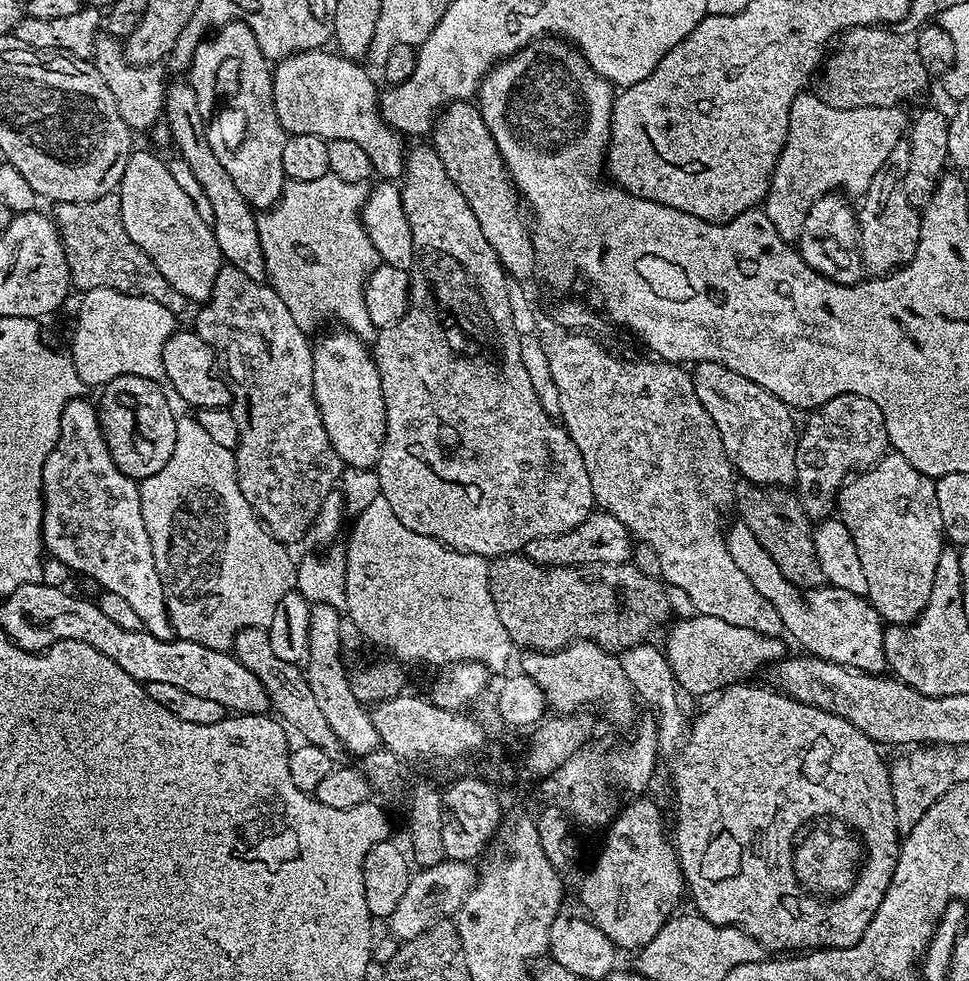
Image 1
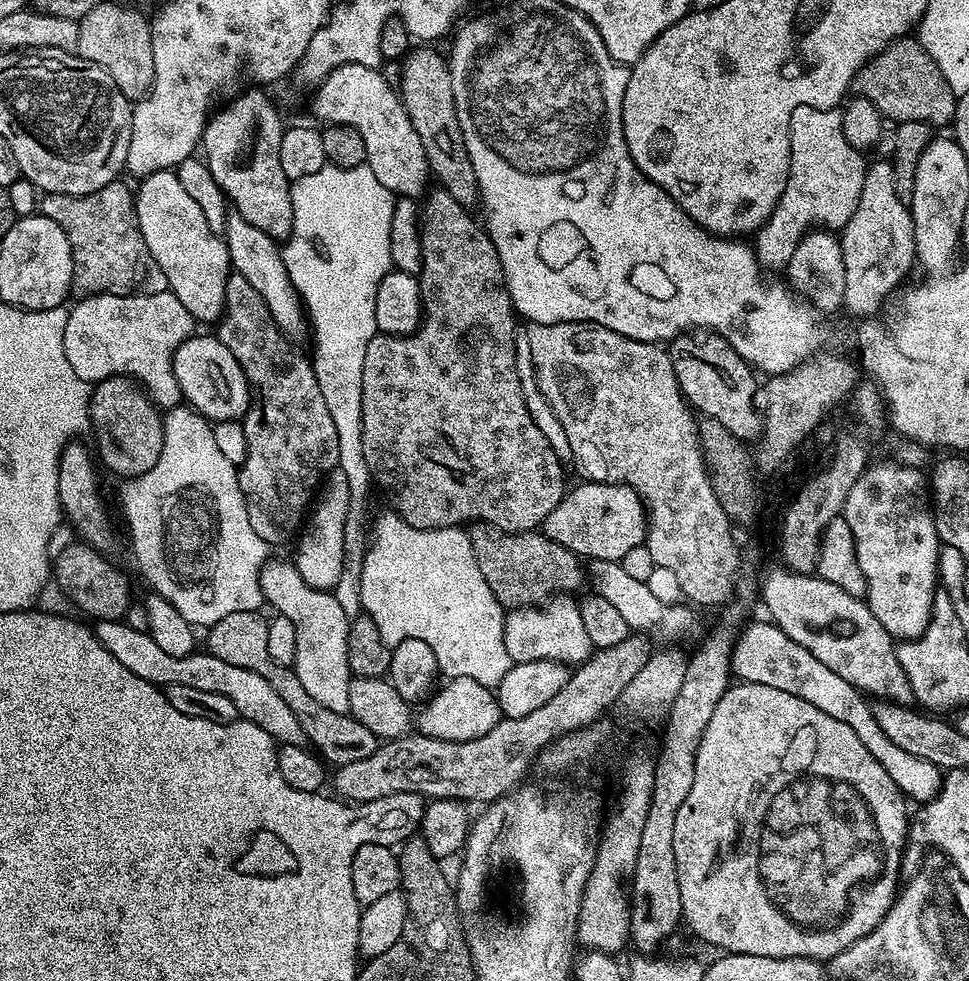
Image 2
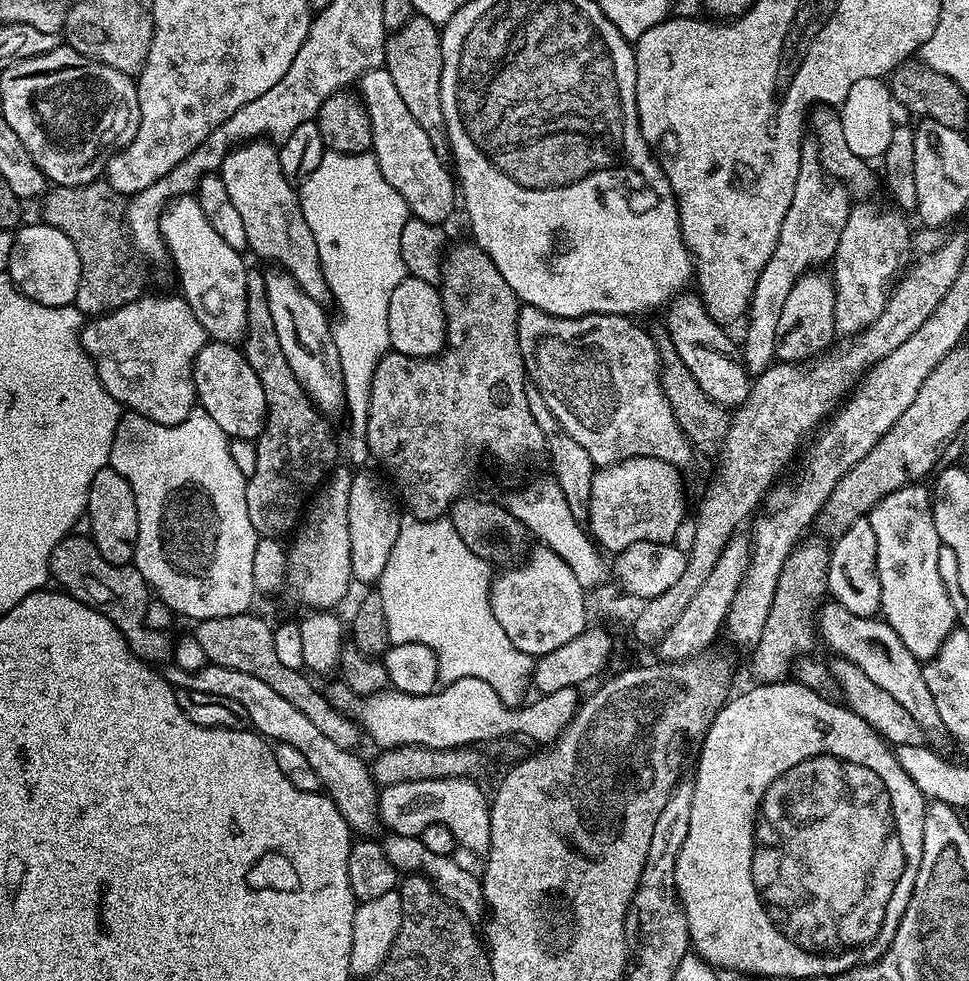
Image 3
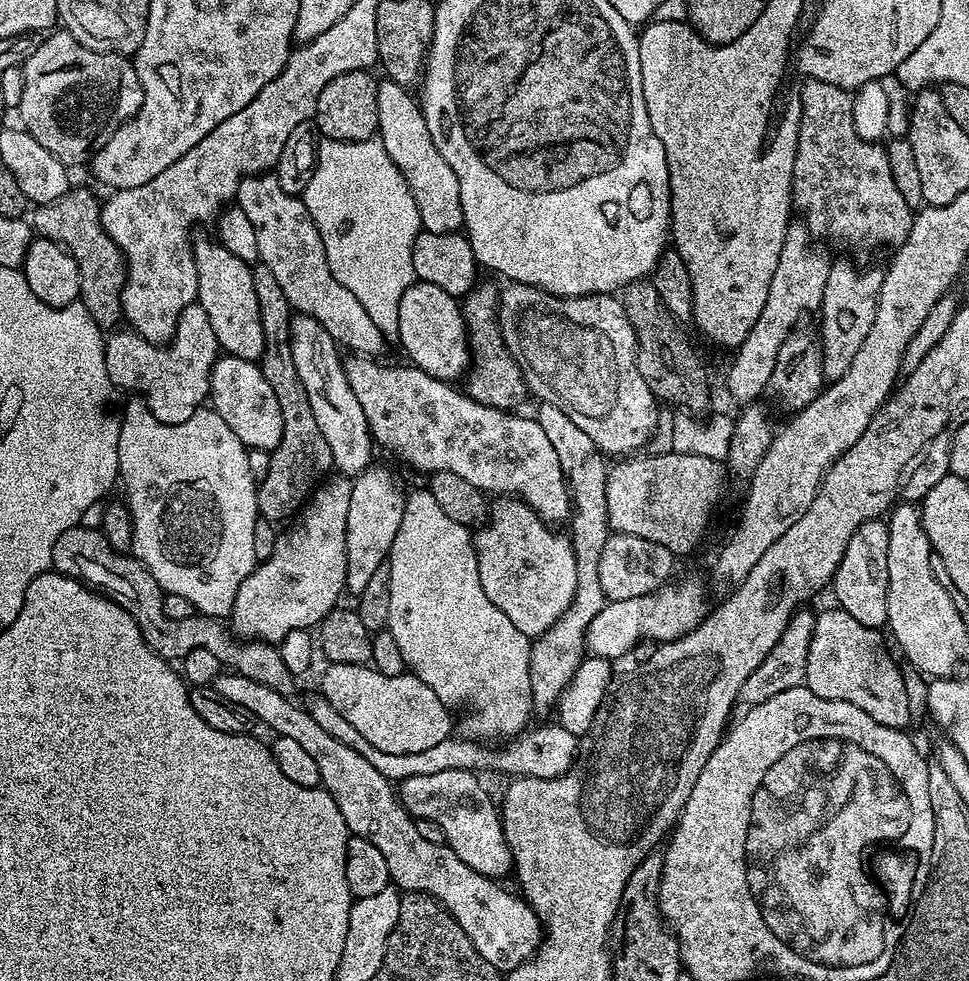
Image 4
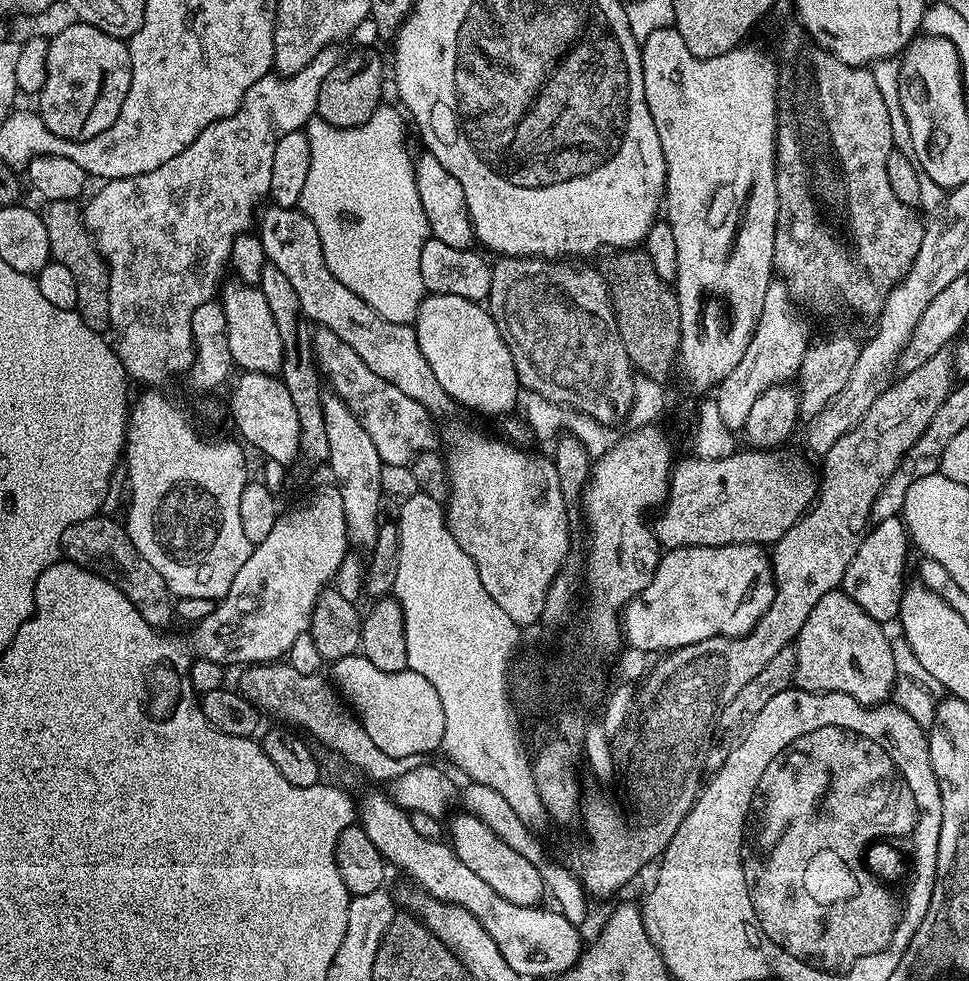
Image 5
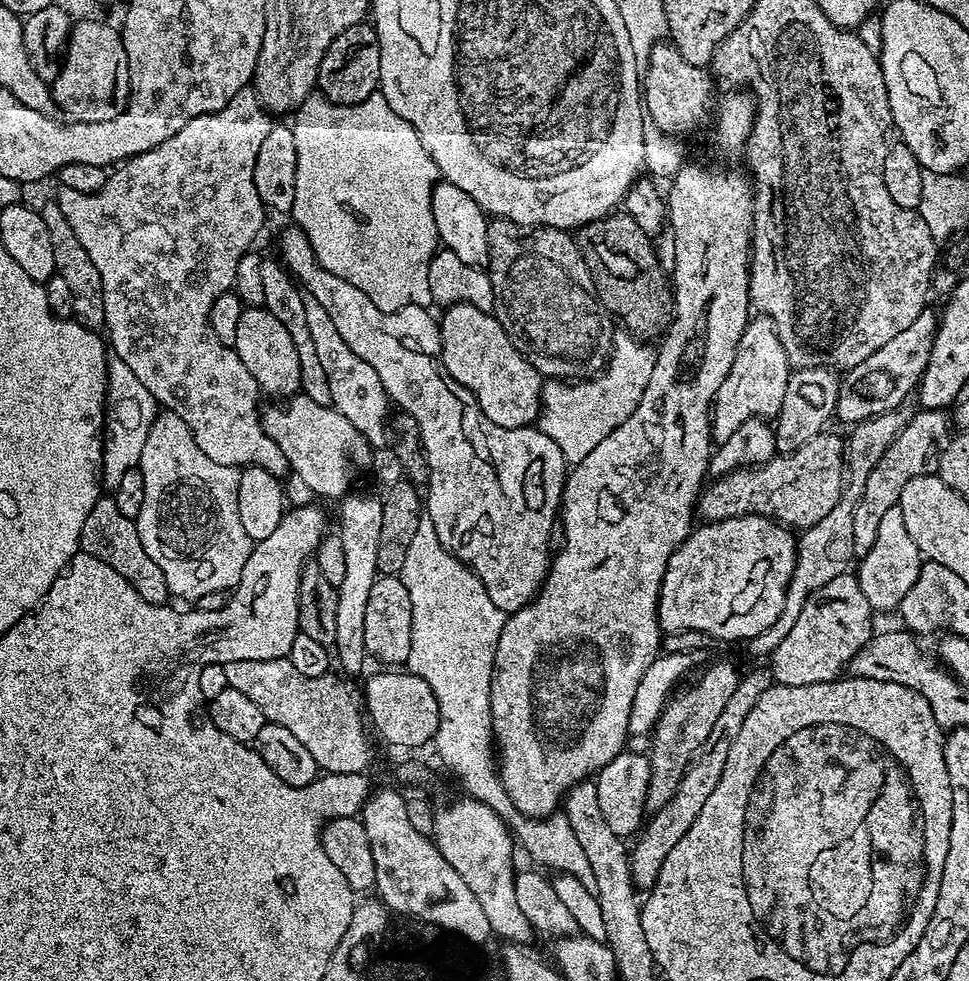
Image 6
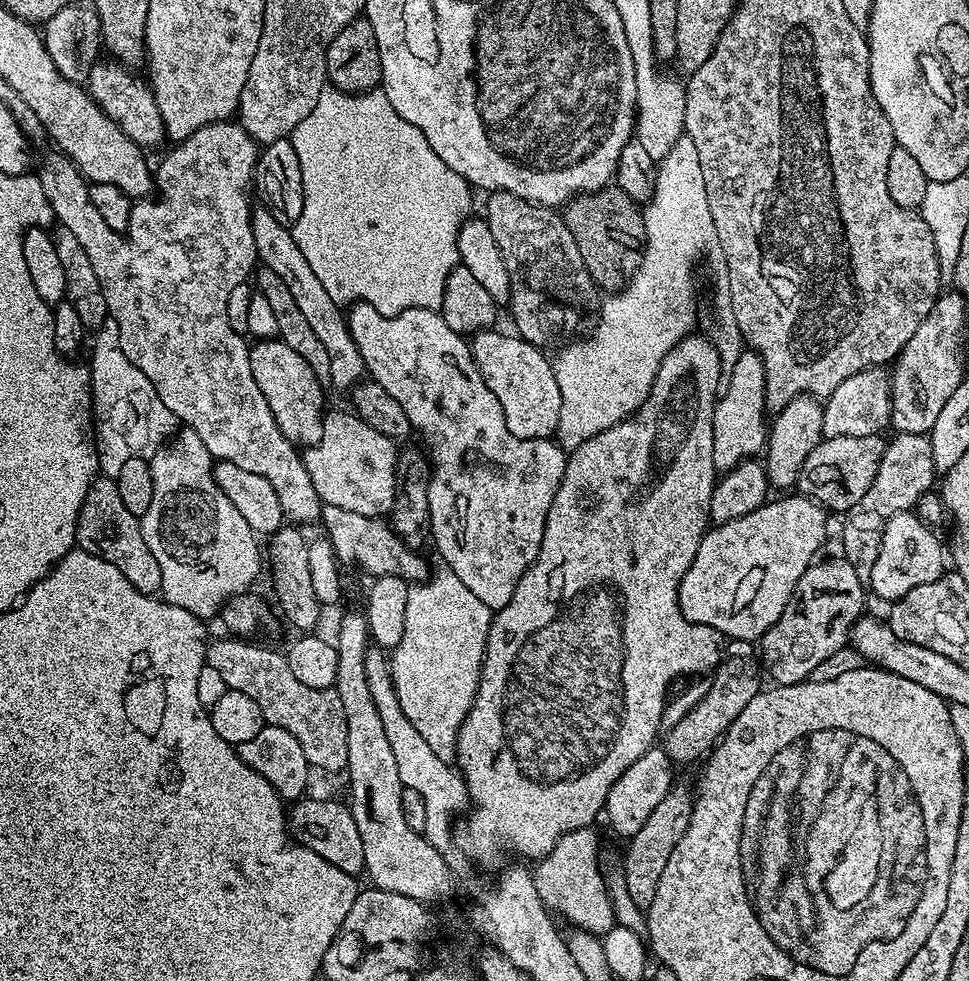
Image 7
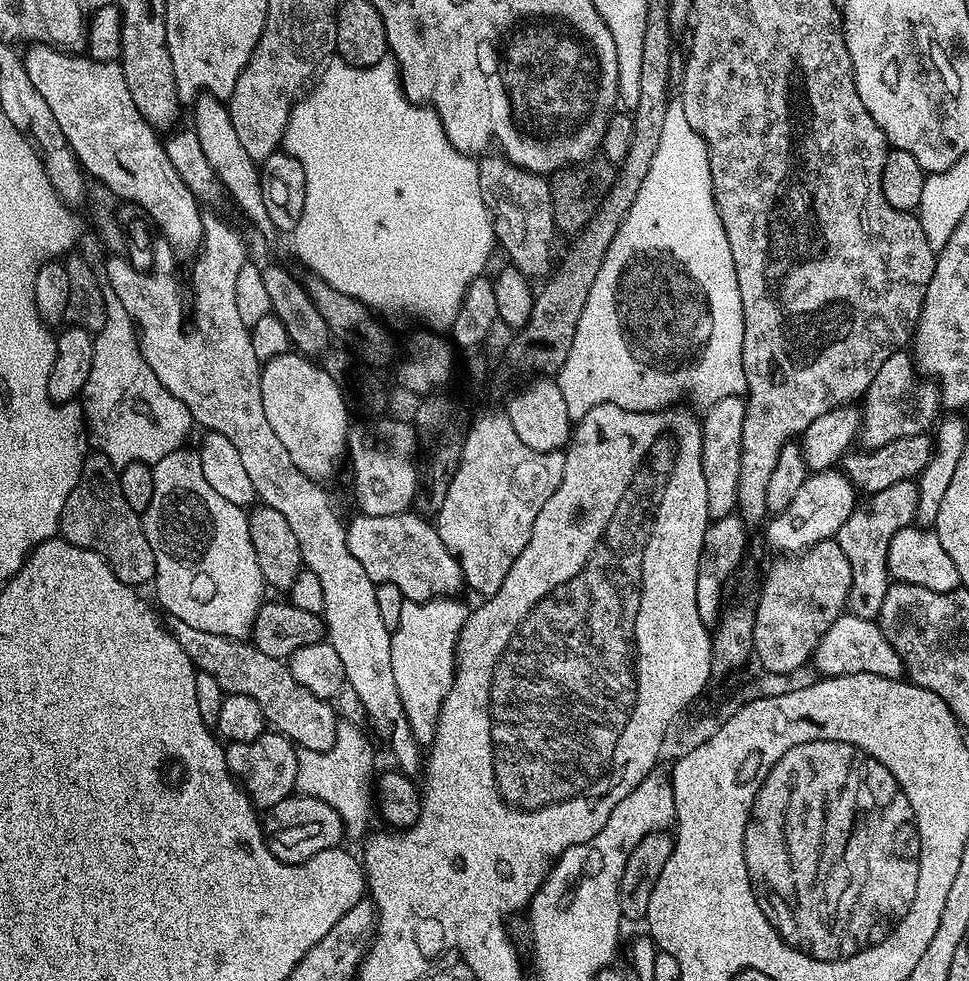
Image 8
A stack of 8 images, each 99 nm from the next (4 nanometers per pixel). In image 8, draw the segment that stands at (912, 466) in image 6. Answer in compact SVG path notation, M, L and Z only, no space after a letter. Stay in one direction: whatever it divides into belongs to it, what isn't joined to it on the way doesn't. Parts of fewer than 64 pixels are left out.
M915 479L903 480L886 490L871 493L865 499L868 501L865 504L863 501L856 507L839 530L840 545L852 567L852 585L848 602L854 609L855 615L867 620L876 620L879 617L882 601L886 599L886 590L890 583L888 547L892 536L915 521L918 506L916 483Z

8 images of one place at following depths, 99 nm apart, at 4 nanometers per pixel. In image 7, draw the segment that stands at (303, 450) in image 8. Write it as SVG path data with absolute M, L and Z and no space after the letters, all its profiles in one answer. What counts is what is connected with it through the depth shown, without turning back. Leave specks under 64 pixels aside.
M279 338L256 340L248 353L250 374L254 374L254 382L258 382L258 390L262 390L262 398L266 398L266 406L270 406L270 414L274 414L274 422L278 422L282 434L297 446L314 446L322 438L326 415L324 392L320 389L322 381L301 356Z

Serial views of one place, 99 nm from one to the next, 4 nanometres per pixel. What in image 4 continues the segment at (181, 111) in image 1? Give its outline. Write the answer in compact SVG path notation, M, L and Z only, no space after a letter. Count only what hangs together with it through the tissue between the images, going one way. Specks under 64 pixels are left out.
M296 314L292 317L292 361L294 370L298 370L302 390L306 390L310 410L314 410L314 422L318 422L318 430L322 430L322 438L326 438L326 446L330 446L333 469L351 478L357 477L360 472L366 471L374 460L372 430L366 422L366 414L362 414L362 405L358 403L358 397L354 395L354 390L350 390L350 382L346 382L341 349L336 340L330 338L330 334L326 334L324 327L313 316Z

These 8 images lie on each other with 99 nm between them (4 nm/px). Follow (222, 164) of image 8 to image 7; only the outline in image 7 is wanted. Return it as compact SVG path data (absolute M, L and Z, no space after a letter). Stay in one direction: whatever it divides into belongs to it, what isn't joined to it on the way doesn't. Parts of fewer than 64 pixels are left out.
M256 206L252 210L252 233L257 261L263 267L274 270L274 274L278 274L282 282L286 282L290 295L305 316L310 330L314 330L314 335L320 339L322 347L326 349L326 354L330 357L331 387L345 388L345 390L355 388L366 376L362 354L350 334L341 305L336 304L334 298L330 298L330 294L326 294L326 286L322 286L314 270L310 270L310 262L306 262L302 250L298 250L298 242L294 242L291 227L278 222L278 218L274 218L274 214L270 214L268 208Z

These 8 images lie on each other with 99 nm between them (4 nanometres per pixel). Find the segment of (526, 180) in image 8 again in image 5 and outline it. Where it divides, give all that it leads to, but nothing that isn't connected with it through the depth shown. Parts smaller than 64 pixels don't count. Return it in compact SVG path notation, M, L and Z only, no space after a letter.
M539 256L499 257L492 264L486 307L510 350L521 389L537 392L551 404L582 412L599 424L611 426L631 413L637 377L626 354L626 346L622 346L622 338L618 334L616 315L603 271L596 269L595 272L580 264L583 263L545 260Z

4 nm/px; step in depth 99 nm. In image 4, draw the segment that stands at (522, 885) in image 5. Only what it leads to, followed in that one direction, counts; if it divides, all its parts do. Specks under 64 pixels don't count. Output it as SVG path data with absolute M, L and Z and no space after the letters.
M442 770L442 774L422 774L418 778L399 781L400 803L416 820L429 820L442 826L449 848L478 874L493 878L504 878L513 871L512 851L504 837L504 821L498 804L488 797L480 785L481 777L474 772Z

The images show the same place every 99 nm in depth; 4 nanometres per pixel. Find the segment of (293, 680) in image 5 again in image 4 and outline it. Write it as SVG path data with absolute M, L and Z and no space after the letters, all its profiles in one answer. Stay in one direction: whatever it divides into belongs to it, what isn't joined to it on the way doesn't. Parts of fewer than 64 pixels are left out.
M316 694L313 700L306 704L306 711L314 718L314 722L318 722L318 726L322 726L322 730L326 730L326 734L330 734L330 738L338 738L338 742L346 742L346 746L358 750L358 754L362 754L362 758L366 758L366 762L370 762L370 766L378 770L378 774L393 782L418 778L422 774L442 774L442 770L462 770L477 774L505 772L508 778L558 778L572 769L580 750L581 737L575 736L559 723L552 722L549 728L529 727L515 738L509 739L512 741L508 744L500 744L497 748L491 748L488 745L491 743L481 742L476 738L449 738L418 753L383 753L372 746L354 726L350 726L346 718L338 710L334 710L321 694Z

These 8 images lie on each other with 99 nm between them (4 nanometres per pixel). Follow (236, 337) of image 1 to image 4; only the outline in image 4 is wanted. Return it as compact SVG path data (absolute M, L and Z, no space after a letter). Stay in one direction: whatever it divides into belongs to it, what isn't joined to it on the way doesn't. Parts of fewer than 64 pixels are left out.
M257 263L252 268L254 278L254 294L258 294L258 310L262 318L264 331L264 355L258 363L260 373L270 382L278 406L282 406L282 438L278 446L271 449L269 470L264 480L259 481L256 490L256 511L261 521L287 521L300 512L302 505L318 485L333 471L330 446L326 446L326 438L322 438L322 430L318 430L318 422L314 422L314 410L310 410L310 402L306 398L306 390L302 390L302 382L298 378L298 370L294 370L292 361L292 303L282 294L282 286L274 279L274 274L265 264Z

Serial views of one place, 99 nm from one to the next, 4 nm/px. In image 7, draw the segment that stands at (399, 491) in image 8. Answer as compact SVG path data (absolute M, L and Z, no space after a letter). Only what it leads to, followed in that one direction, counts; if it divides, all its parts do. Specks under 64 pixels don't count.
M329 411L325 415L322 438L302 452L306 474L314 482L321 505L338 506L364 516L387 517L396 493L397 441L374 430L355 411L347 411Z

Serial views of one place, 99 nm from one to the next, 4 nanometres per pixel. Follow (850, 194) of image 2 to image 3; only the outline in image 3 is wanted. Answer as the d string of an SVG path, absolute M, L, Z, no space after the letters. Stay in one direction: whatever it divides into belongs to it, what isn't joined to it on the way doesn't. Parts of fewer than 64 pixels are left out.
M805 139L800 145L800 169L794 186L794 202L790 202L790 210L786 210L786 218L782 218L778 246L774 246L774 254L770 254L770 262L766 262L754 286L744 344L742 340L744 365L749 373L765 372L776 360L776 331L782 302L790 290L794 290L794 282L805 272L819 269L831 261L838 250L838 238L842 238L842 229L846 226L853 203L848 189L840 181L832 179L821 166L820 149L816 147L815 139Z

